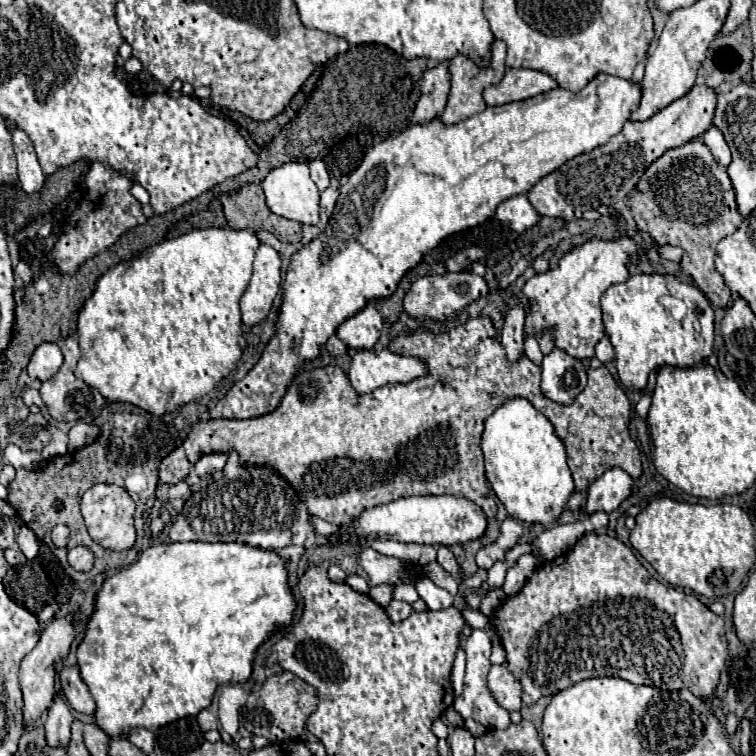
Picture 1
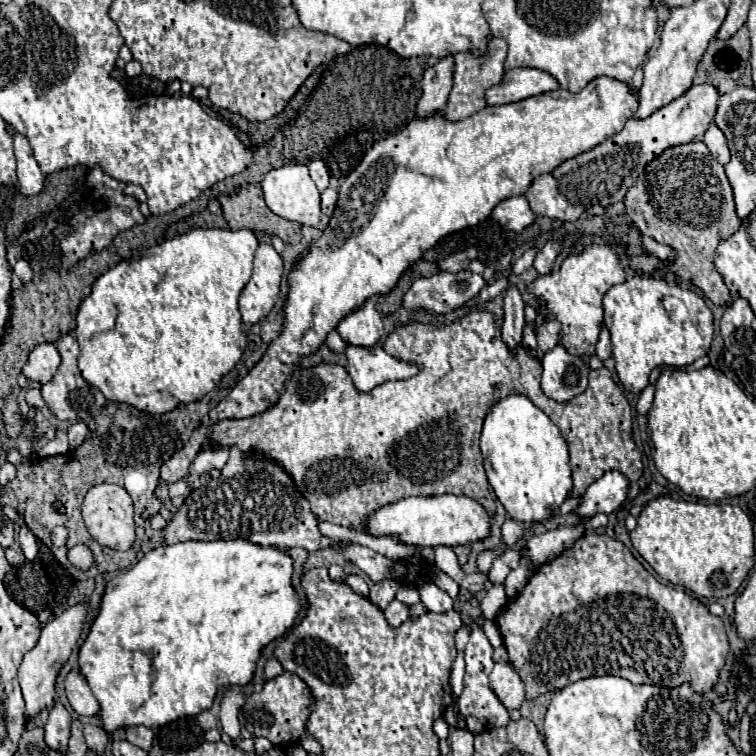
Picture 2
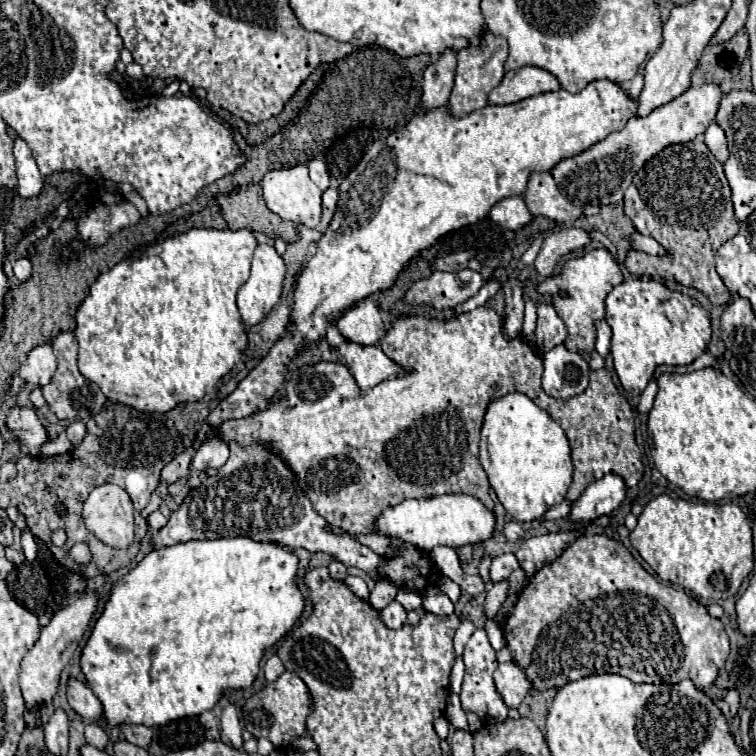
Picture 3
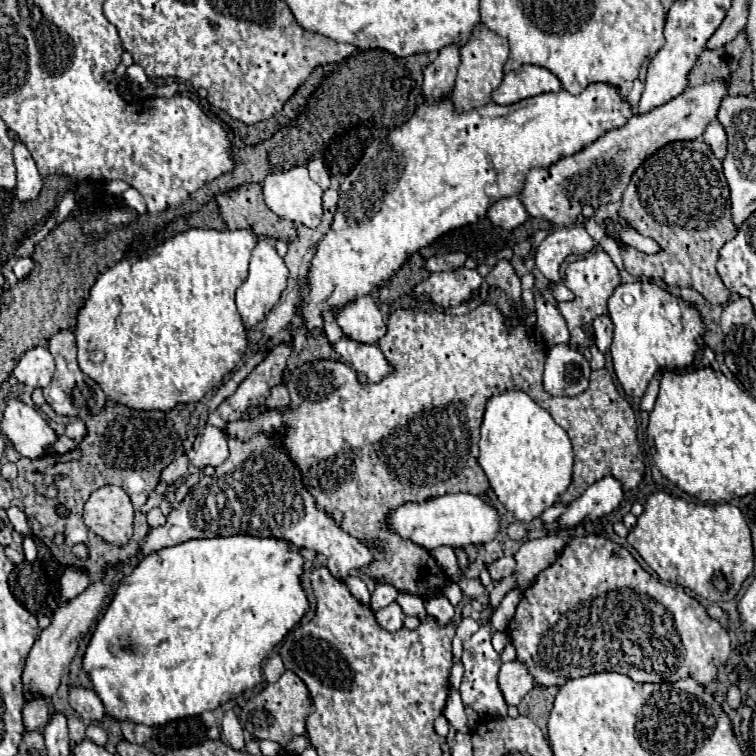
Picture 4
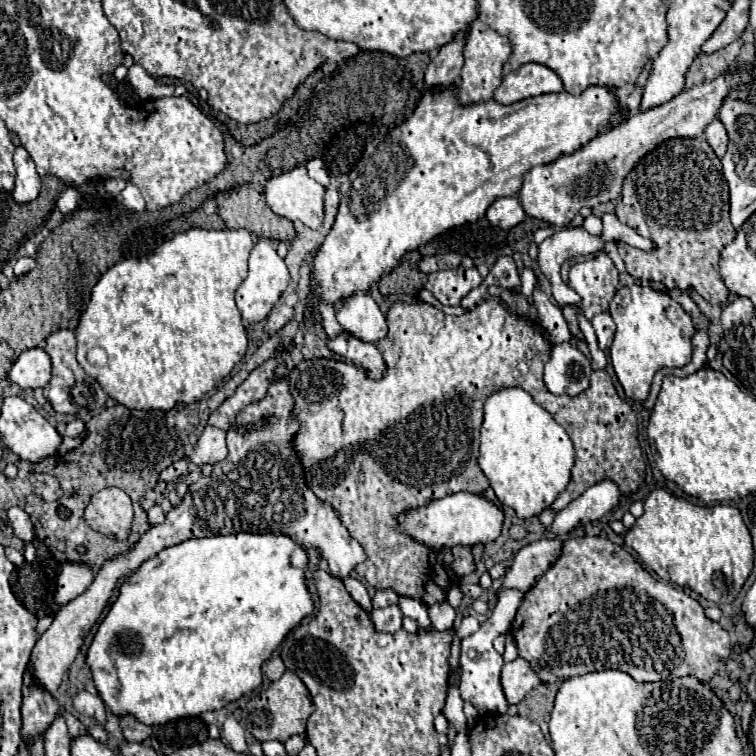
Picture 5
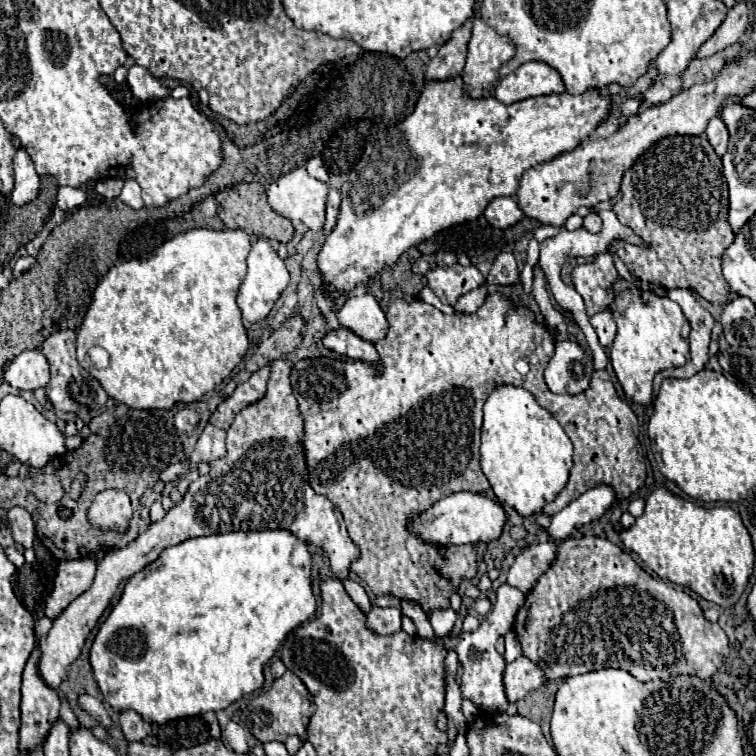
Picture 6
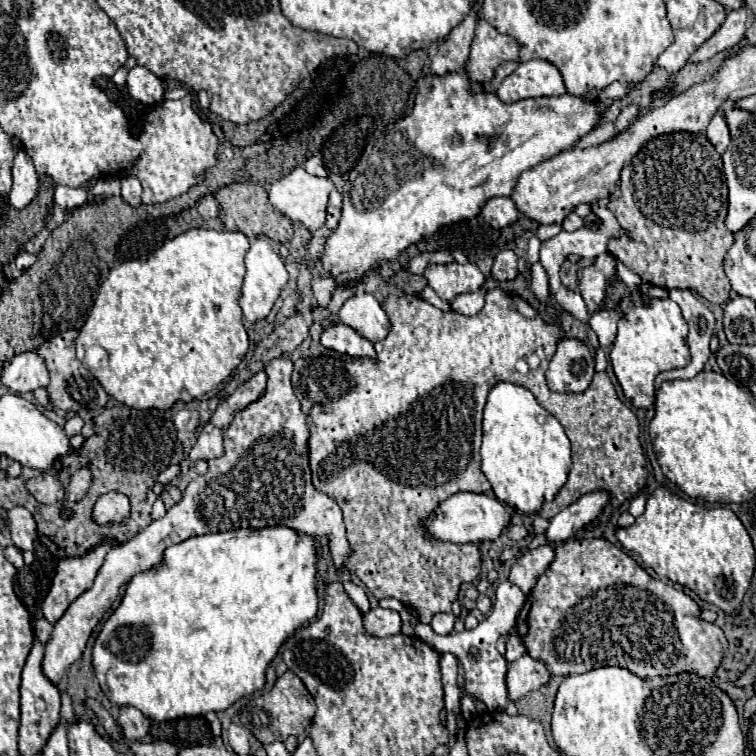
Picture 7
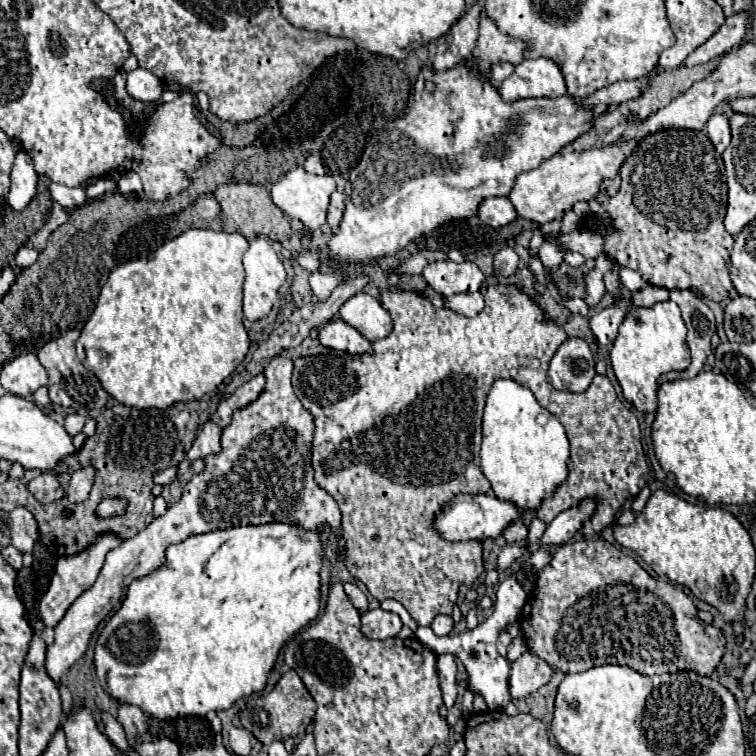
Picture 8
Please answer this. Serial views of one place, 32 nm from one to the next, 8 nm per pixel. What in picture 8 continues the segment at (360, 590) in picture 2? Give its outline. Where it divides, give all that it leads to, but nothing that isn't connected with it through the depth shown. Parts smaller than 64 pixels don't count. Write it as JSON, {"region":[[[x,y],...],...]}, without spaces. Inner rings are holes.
{"region":[[[346,582],[344,584],[344,590],[346,590],[346,594],[348,594],[348,598],[350,598],[350,602],[358,608],[359,612],[368,611],[368,599],[366,594],[360,590],[360,588],[356,584],[352,584],[352,582]]]}

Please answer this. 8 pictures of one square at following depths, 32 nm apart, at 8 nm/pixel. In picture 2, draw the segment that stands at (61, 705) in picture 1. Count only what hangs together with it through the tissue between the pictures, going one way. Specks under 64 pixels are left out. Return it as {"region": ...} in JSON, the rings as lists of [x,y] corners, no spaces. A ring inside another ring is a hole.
{"region":[[[56,702],[50,710],[48,722],[44,724],[46,730],[46,744],[52,750],[62,750],[66,752],[68,748],[68,738],[70,738],[70,712],[64,708],[64,704]]]}

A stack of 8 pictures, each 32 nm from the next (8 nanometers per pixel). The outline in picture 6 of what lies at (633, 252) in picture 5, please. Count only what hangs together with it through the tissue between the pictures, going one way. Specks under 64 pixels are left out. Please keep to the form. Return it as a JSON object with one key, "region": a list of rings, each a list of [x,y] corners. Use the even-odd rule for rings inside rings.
{"region":[[[670,136],[646,150],[624,174],[620,200],[614,204],[614,214],[624,226],[630,226],[640,238],[650,242],[650,248],[632,246],[622,240],[612,242],[632,276],[650,286],[660,284],[666,290],[690,288],[710,304],[728,302],[730,288],[720,270],[720,258],[734,240],[734,232],[728,224],[728,186],[722,174],[720,156],[708,144],[706,136]]]}

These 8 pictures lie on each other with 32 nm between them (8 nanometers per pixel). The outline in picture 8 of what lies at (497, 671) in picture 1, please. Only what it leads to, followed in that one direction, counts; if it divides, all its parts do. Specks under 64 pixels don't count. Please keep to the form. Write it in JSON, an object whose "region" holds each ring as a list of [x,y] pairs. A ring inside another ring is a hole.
{"region":[[[524,652],[514,664],[510,664],[510,696],[512,698],[522,698],[528,696],[530,692],[538,690],[540,686],[548,684],[552,678],[552,668],[532,652]]]}

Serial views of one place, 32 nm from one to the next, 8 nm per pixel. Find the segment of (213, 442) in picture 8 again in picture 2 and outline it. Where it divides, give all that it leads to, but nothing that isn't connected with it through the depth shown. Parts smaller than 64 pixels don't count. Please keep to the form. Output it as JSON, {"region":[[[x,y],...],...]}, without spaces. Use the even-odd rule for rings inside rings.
{"region":[[[204,448],[196,456],[192,468],[198,474],[208,474],[210,470],[220,470],[228,460],[228,450],[226,448]]]}

